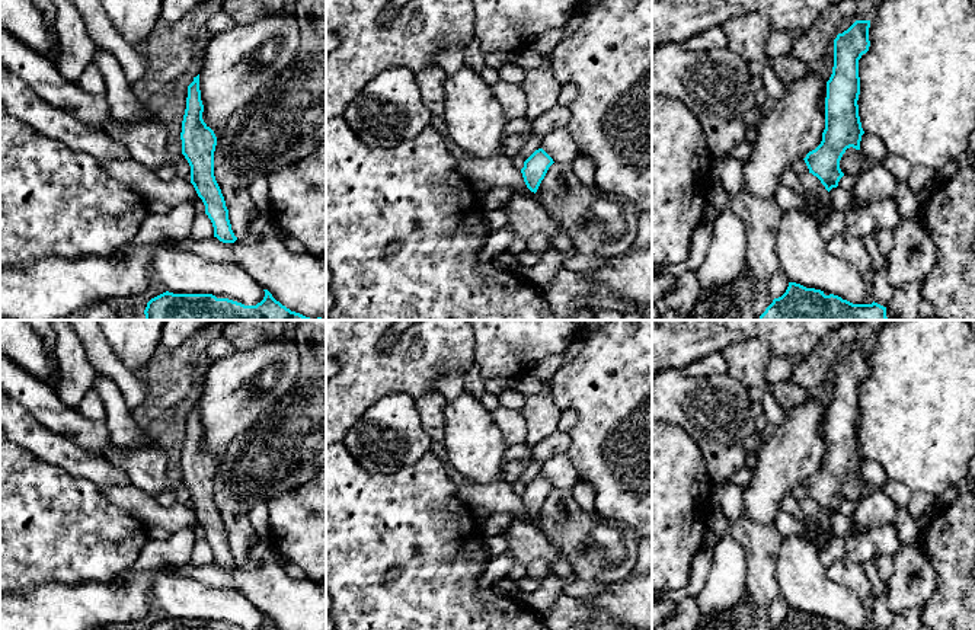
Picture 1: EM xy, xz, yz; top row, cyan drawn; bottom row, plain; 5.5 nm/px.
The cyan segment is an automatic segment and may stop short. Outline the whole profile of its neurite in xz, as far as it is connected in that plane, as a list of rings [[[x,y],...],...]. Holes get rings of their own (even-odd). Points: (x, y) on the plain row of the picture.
[[[536,476],[521,495],[524,508],[531,518],[537,518],[541,506],[544,505],[549,493],[553,490],[553,485],[543,476]]]

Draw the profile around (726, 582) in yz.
[[[731,535],[713,546],[713,563],[706,585],[697,598],[699,624],[713,615],[725,615],[747,594],[747,556]]]

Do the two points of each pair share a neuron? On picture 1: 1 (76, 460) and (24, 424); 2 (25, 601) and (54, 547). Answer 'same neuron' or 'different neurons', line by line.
1: same neuron
2: different neurons

